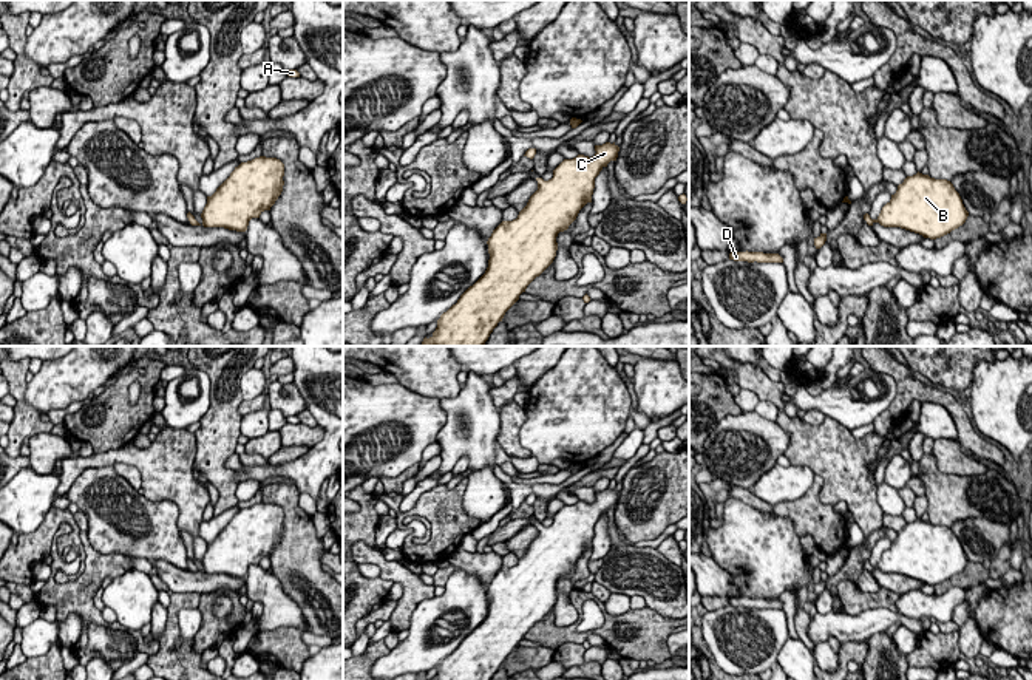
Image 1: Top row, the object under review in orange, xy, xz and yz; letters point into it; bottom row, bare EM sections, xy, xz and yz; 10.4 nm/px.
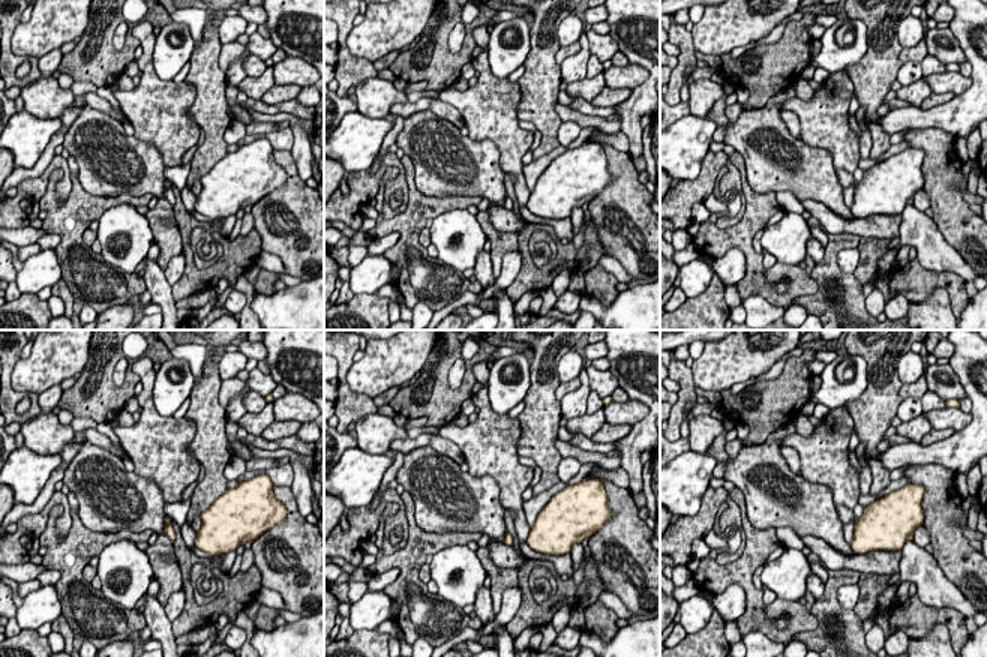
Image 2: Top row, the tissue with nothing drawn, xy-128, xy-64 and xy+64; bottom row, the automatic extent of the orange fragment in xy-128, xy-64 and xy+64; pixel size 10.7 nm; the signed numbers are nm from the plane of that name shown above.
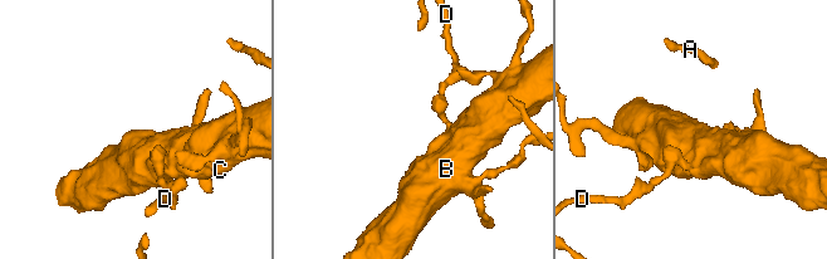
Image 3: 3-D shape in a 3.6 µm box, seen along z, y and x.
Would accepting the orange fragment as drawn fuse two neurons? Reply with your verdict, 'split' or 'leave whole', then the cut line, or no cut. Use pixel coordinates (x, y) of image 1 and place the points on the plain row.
leave whole | no cut

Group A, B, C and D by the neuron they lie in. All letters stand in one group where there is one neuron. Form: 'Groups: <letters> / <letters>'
Groups: A B C D

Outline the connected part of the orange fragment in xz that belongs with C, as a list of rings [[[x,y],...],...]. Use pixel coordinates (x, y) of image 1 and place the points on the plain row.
[[[606,488],[595,491],[595,498],[592,504],[578,501],[573,505],[564,505],[548,527],[536,524],[538,536],[530,542],[518,564],[502,567],[488,584],[490,606],[485,620],[460,641],[456,651],[440,661],[433,680],[493,678],[527,632],[553,609],[558,597],[558,580],[567,576],[579,556],[592,549],[595,524],[610,507],[616,507],[620,493],[615,488]]]

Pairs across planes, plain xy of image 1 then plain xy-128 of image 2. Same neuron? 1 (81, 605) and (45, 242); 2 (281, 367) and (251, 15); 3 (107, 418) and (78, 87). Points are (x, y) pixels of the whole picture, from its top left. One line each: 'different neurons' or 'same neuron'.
1: different neurons
2: same neuron
3: different neurons

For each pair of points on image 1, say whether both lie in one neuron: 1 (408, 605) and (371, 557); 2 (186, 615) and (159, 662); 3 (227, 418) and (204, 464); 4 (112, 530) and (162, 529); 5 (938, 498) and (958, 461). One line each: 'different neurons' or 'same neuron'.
1: same neuron
2: different neurons
3: same neuron
4: same neuron
5: different neurons

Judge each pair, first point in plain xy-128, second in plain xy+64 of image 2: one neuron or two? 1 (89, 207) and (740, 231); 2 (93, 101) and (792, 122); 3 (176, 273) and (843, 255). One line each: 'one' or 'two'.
1: one
2: one
3: one

